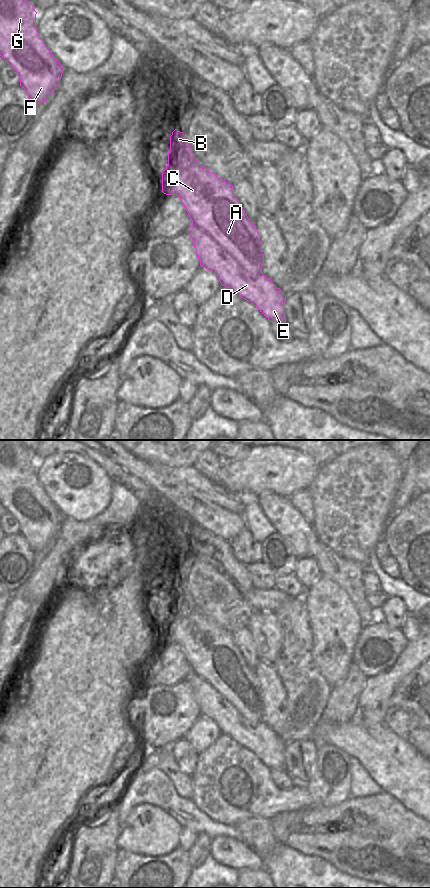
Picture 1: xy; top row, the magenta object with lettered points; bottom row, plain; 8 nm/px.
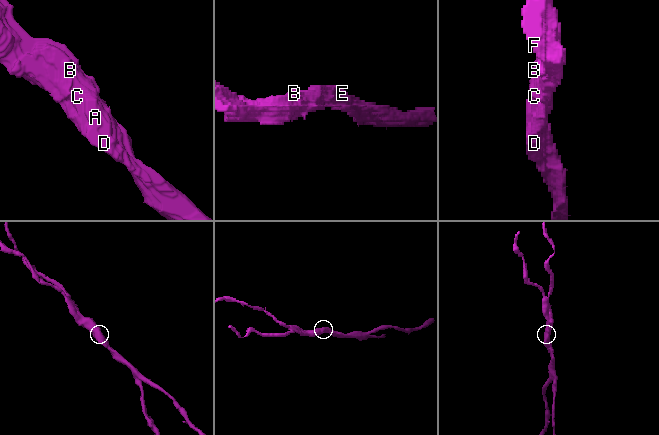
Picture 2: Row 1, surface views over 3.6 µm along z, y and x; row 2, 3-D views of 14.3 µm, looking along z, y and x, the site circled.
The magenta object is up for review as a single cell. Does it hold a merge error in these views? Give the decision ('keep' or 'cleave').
cleave

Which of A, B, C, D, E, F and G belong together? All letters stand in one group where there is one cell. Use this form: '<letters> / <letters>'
A B C / D E F G

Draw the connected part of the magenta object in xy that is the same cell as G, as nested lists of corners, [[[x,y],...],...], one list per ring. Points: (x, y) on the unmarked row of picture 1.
[[[0,440],[0,504],[18,521],[20,534],[32,551],[41,552],[50,546],[60,531],[64,517],[40,485],[36,477],[36,462],[33,453],[18,440]]]

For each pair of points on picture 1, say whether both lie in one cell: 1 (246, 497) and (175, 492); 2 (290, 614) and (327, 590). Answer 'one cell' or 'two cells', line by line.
1: two cells
2: two cells

